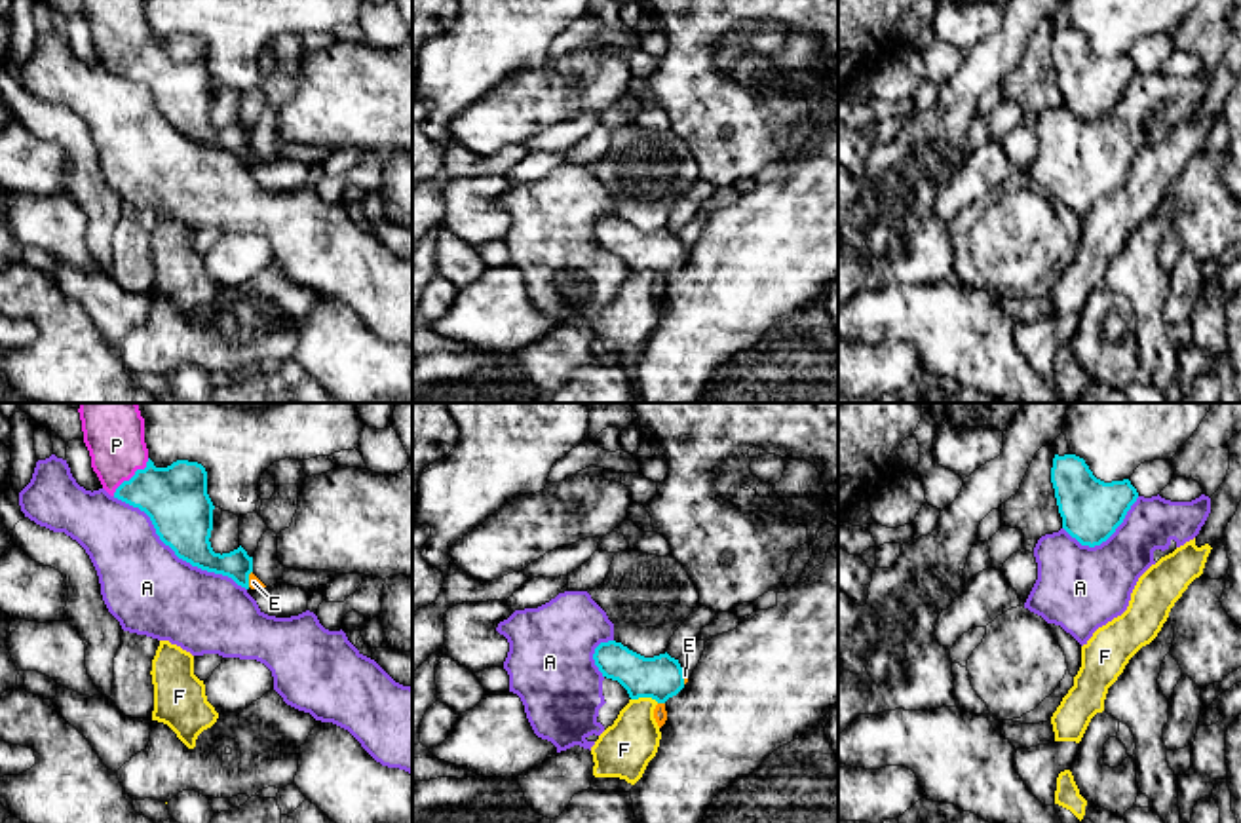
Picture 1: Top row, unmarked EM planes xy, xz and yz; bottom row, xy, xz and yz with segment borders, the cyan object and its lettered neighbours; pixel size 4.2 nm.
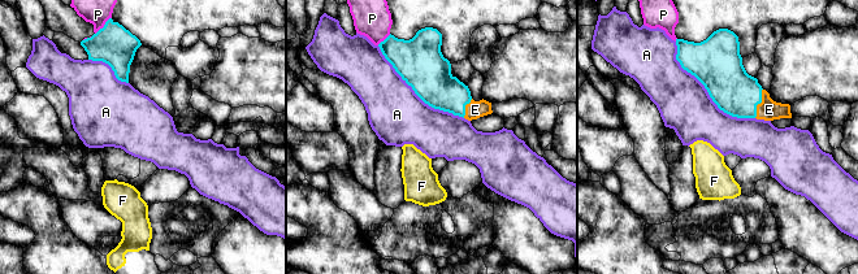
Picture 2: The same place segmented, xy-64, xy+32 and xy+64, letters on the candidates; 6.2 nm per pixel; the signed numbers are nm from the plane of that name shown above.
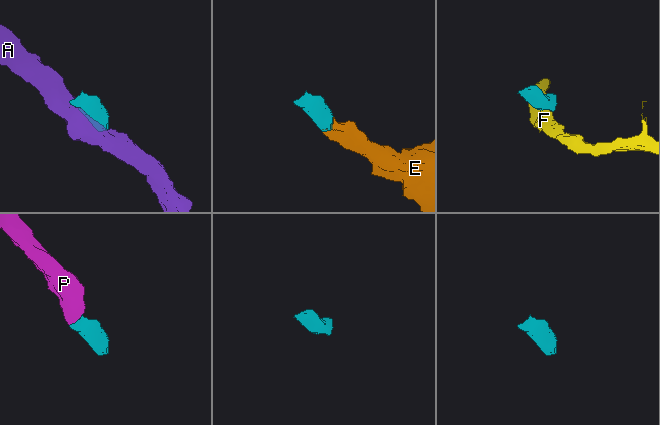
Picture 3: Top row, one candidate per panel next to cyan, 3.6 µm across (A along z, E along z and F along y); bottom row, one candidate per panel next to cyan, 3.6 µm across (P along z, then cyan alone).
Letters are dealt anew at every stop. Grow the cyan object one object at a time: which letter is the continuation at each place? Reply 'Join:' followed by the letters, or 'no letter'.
Join: E, P

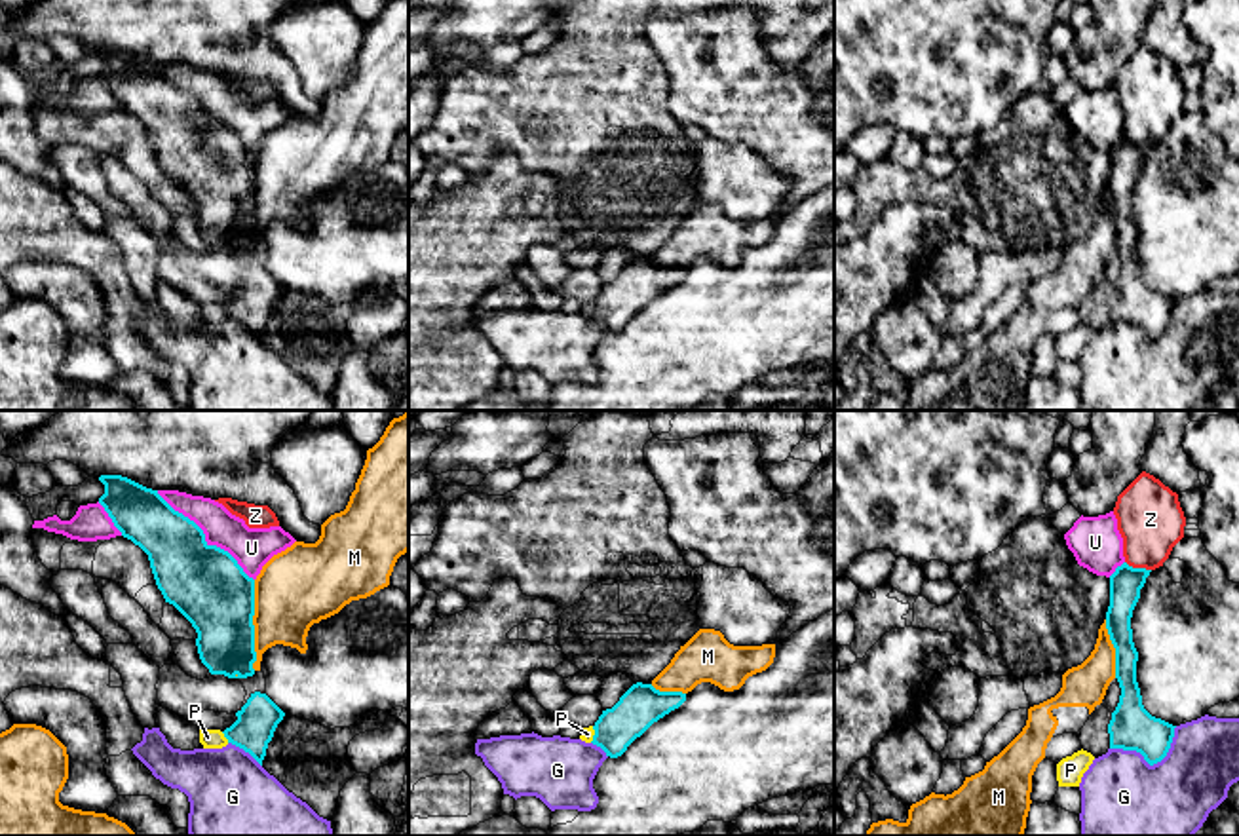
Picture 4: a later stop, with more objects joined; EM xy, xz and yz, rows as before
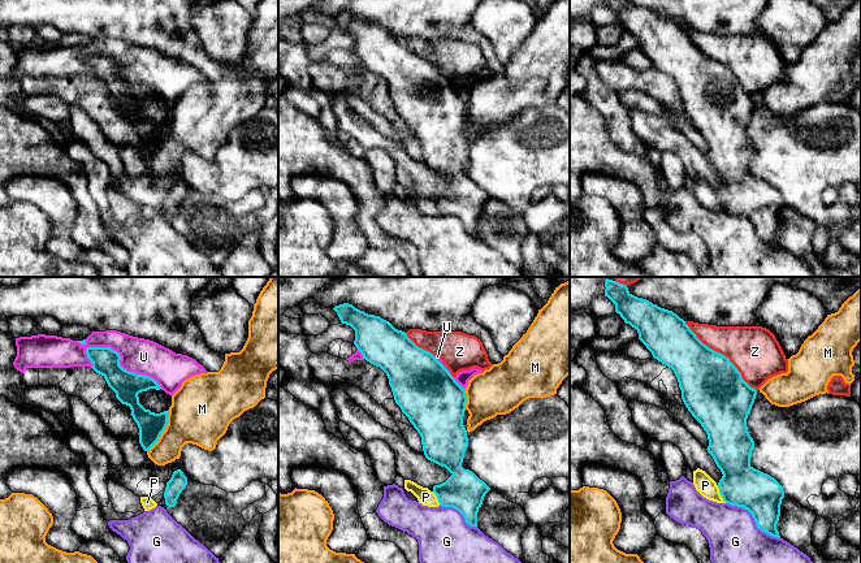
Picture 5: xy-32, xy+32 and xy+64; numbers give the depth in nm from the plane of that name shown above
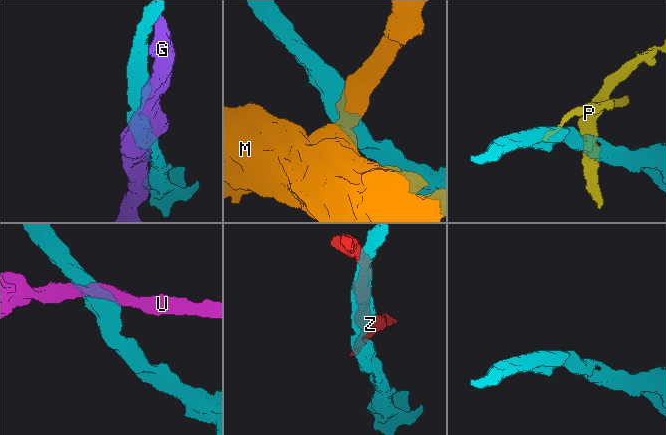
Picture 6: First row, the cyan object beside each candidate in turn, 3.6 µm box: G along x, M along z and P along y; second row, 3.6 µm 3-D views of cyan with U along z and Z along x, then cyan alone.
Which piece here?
Join: no letter

